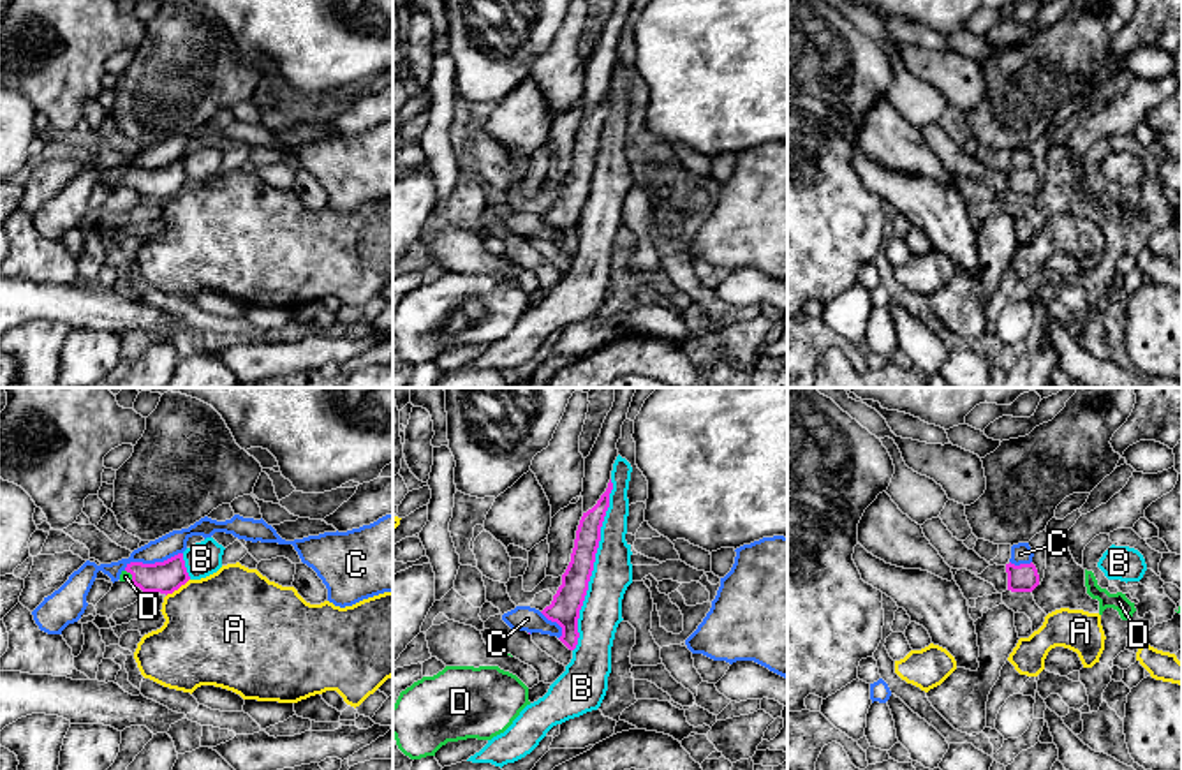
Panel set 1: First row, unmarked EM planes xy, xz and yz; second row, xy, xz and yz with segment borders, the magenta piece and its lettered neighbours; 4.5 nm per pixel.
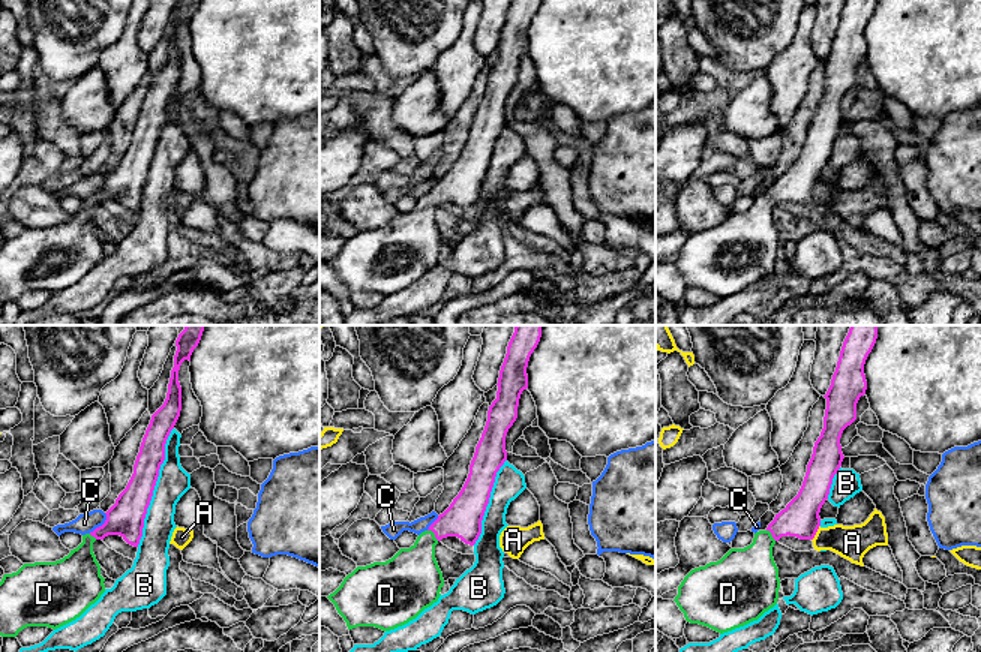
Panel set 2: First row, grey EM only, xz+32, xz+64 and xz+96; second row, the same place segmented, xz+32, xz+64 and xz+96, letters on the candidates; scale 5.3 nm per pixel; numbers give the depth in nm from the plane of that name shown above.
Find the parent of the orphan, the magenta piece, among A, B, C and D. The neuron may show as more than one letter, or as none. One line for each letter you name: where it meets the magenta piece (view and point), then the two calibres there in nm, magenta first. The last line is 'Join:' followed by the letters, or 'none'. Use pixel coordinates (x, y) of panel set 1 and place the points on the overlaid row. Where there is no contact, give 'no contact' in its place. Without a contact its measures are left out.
D: xy (132, 577) | 150/50 nm
Join: D

